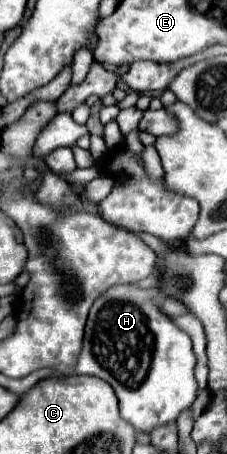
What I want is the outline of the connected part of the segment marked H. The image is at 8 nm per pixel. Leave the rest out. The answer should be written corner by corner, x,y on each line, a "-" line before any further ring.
126,284
112,286
102,294
90,310
84,346
76,362
76,374
90,374
106,380
120,400
122,418
138,432
148,434
158,426
176,422
198,394
192,340
158,310
152,302
154,292
156,290
142,290
136,284

